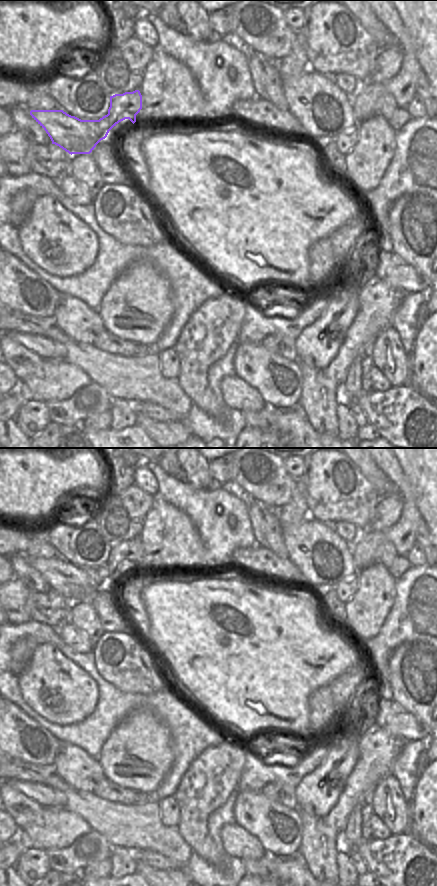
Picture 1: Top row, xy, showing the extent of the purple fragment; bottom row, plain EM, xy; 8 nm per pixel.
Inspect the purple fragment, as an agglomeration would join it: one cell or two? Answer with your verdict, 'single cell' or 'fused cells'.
fused cells

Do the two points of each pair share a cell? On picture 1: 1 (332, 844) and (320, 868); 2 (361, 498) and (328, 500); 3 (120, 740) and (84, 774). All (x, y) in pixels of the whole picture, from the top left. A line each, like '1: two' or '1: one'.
1: one
2: one
3: two

